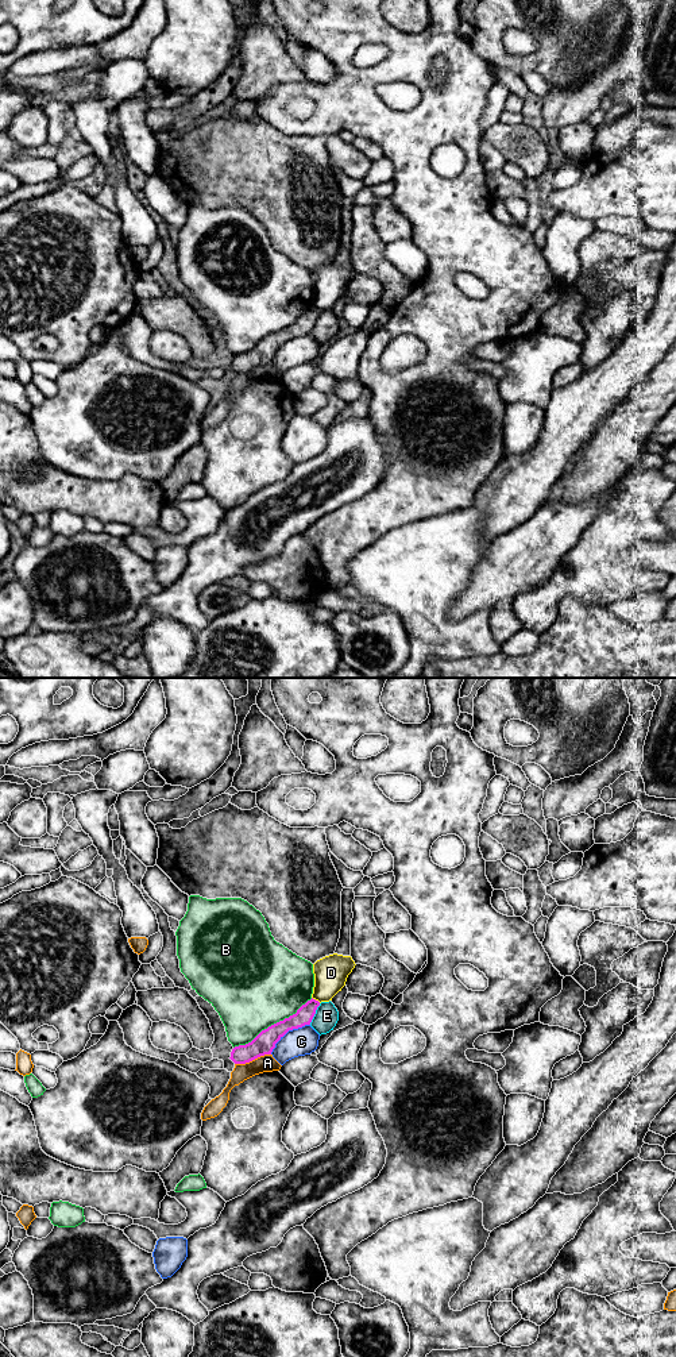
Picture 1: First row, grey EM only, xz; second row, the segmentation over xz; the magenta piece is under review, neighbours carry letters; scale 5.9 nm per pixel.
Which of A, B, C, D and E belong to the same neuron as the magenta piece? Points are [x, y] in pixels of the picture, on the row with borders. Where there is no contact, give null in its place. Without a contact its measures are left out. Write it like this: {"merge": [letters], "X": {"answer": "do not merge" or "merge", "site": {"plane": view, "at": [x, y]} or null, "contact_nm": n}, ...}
{"merge": [], "A": {"answer": "do not merge", "site": {"plane": "xz", "at": [252, 1059]}, "contact_nm": 220}, "B": {"answer": "do not merge", "site": {"plane": "xz", "at": [274, 1024]}, "contact_nm": 550}, "C": {"answer": "do not merge", "site": {"plane": "xz", "at": [288, 1030]}, "contact_nm": 300}, "D": {"answer": "do not merge", "site": {"plane": "xz", "at": [315, 999]}, "contact_nm": 70}, "E": {"answer": "do not merge", "site": {"plane": "xz", "at": [315, 1013]}, "contact_nm": 140}}

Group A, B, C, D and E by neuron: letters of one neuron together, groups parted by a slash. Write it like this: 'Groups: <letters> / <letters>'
Groups: A / B / C / D / E

